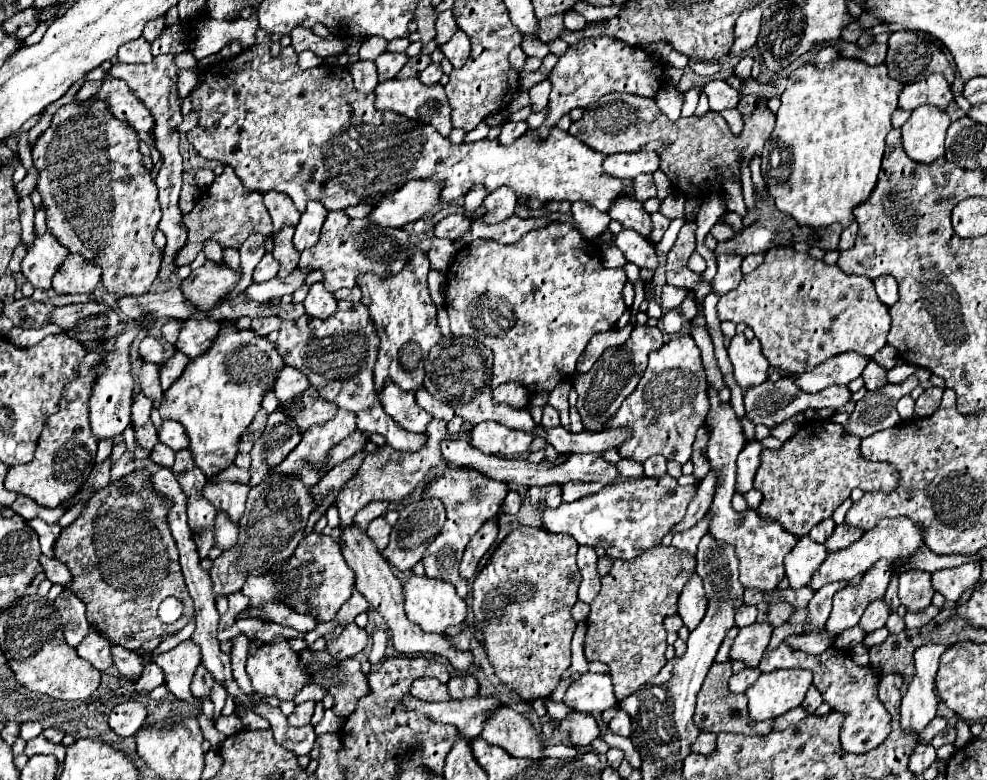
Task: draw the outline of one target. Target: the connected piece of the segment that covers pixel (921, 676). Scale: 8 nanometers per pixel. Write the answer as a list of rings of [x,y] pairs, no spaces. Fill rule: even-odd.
[[[925,644],[915,650],[915,676],[901,704],[903,730],[913,730],[921,734],[925,726],[935,718],[935,674],[939,670],[939,658],[947,648],[949,646],[945,644]]]

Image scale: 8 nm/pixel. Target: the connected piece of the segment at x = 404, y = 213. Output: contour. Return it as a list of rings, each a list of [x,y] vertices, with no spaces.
[[[411,180],[395,194],[377,202],[369,220],[391,228],[401,228],[409,222],[421,220],[441,202],[443,186],[445,182]]]

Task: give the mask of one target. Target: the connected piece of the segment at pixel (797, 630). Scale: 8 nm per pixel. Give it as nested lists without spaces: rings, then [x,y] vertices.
[[[785,623],[777,628],[774,628],[771,640],[769,642],[767,650],[773,650],[776,648],[781,642],[784,641],[785,638],[791,635],[801,635],[803,632],[803,624],[791,625],[789,623]]]

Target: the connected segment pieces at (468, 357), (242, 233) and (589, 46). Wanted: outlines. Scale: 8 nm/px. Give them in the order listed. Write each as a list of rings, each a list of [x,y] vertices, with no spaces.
[[[443,336],[429,350],[429,358],[425,362],[425,380],[423,388],[433,394],[437,400],[447,402],[455,408],[455,414],[467,422],[485,422],[495,420],[509,428],[521,428],[525,432],[533,430],[533,420],[525,408],[515,410],[505,404],[493,400],[489,378],[493,378],[493,352],[481,342],[467,336]]]
[[[225,166],[225,172],[215,178],[213,186],[203,194],[199,200],[199,208],[191,210],[189,214],[183,214],[183,224],[187,226],[187,242],[177,252],[175,266],[185,266],[195,260],[195,256],[201,252],[205,240],[215,240],[221,244],[221,248],[241,248],[241,244],[247,240],[249,234],[259,232],[264,237],[269,237],[273,232],[273,222],[265,210],[263,194],[257,190],[247,190],[233,174],[233,168]]]
[[[611,36],[583,38],[577,44],[571,44],[551,70],[549,82],[553,88],[549,94],[549,106],[547,106],[549,112],[547,120],[535,130],[535,136],[539,140],[545,140],[551,128],[555,128],[557,122],[573,108],[587,108],[601,96],[611,92],[627,92],[655,100],[657,90],[665,84],[663,72],[665,72],[665,62],[655,60],[645,48],[629,46],[623,40]]]

